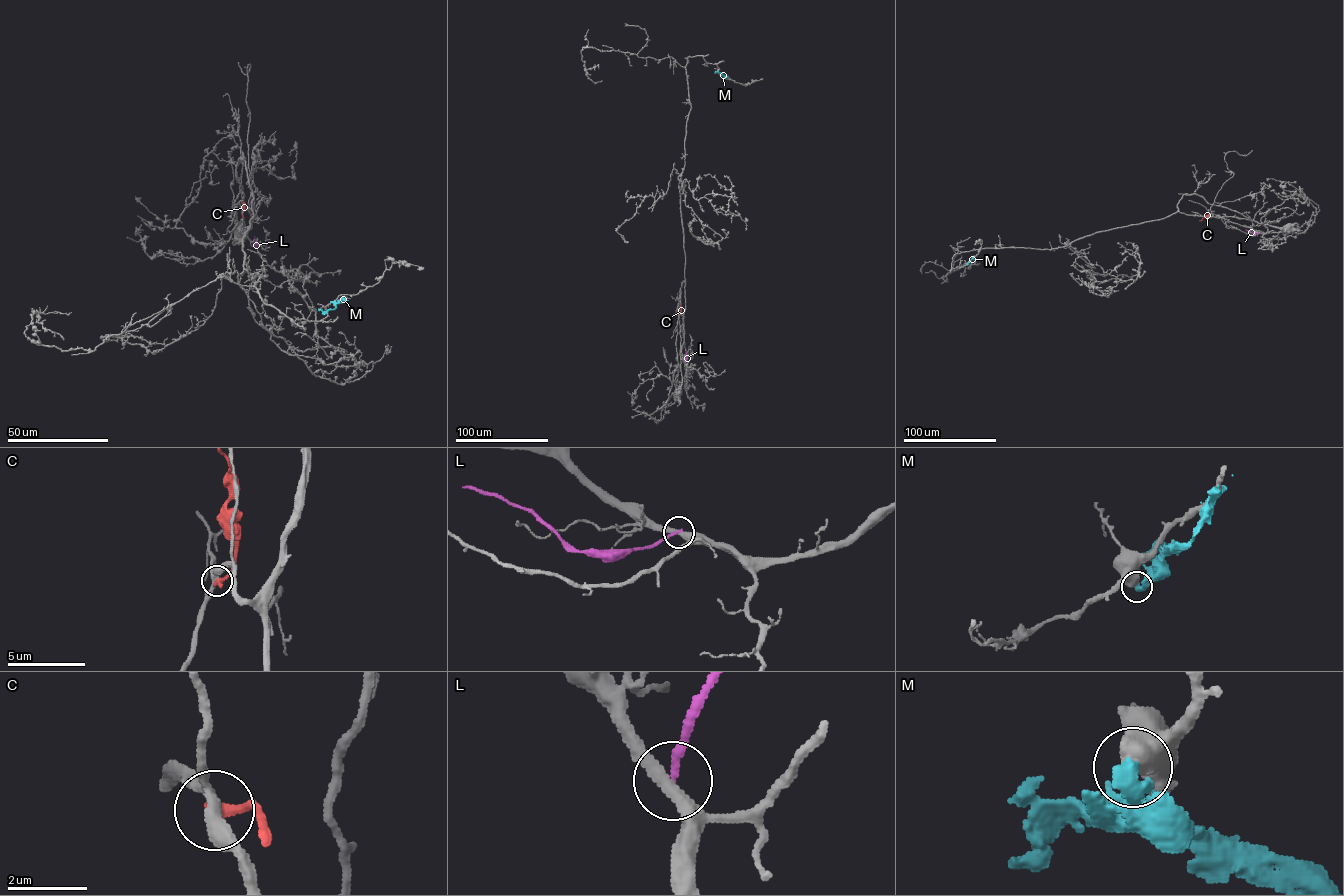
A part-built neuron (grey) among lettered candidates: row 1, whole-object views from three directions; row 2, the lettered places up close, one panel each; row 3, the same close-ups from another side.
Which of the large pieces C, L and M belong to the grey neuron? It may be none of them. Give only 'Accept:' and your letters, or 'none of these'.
Accept: none of these

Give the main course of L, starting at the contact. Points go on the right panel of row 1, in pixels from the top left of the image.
L: (1258, 232), (1245, 229)

